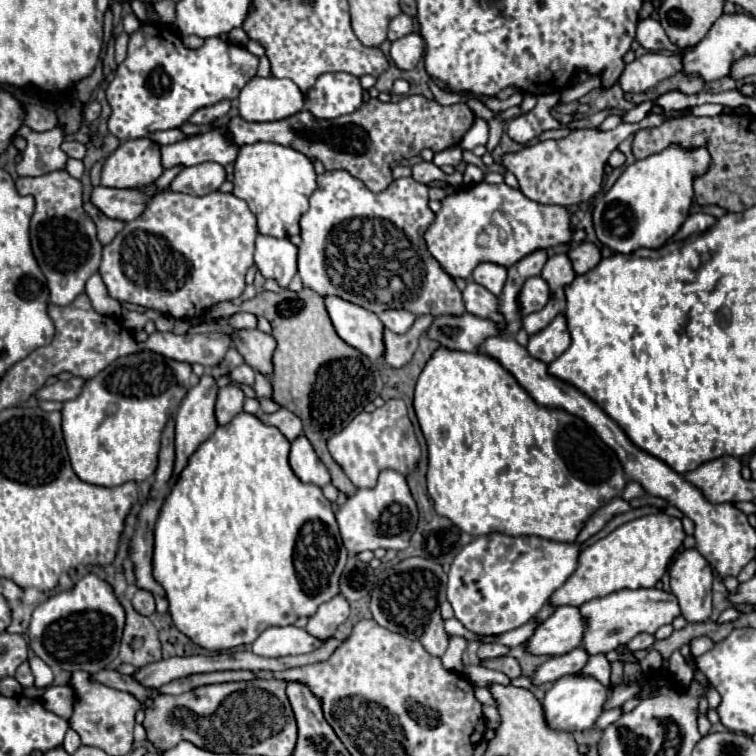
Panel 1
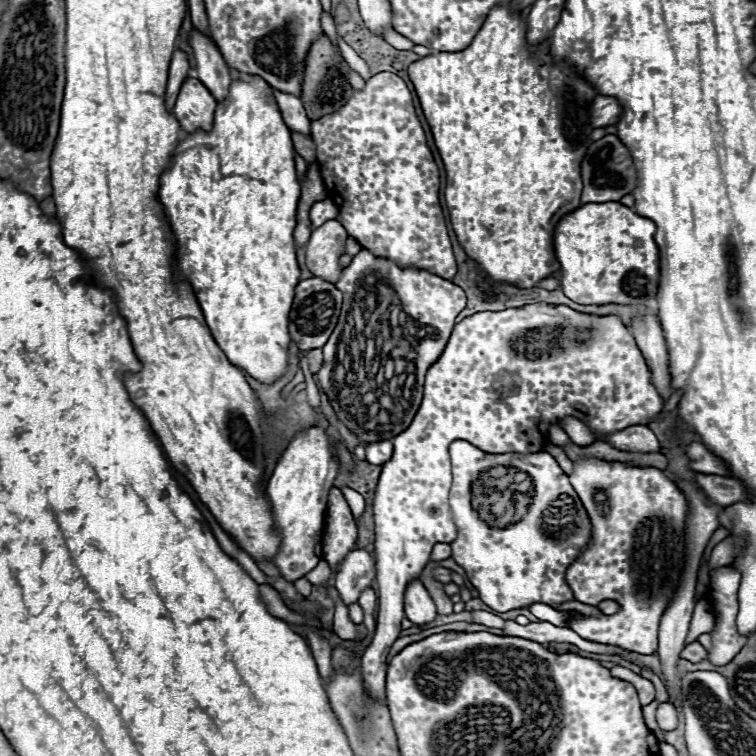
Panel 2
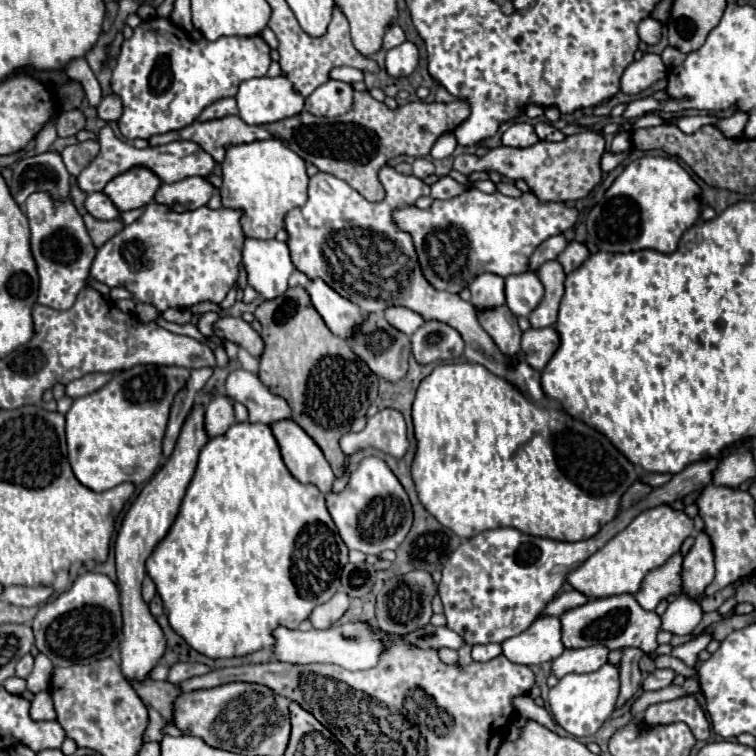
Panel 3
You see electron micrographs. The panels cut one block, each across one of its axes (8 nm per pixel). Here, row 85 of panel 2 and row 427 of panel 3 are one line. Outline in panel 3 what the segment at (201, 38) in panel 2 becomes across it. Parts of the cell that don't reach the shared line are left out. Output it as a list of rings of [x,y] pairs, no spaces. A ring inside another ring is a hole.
[[[218,394],[212,398],[204,412],[204,430],[208,438],[216,438],[228,432],[228,428],[234,424],[234,414],[232,414],[232,402],[224,394]]]

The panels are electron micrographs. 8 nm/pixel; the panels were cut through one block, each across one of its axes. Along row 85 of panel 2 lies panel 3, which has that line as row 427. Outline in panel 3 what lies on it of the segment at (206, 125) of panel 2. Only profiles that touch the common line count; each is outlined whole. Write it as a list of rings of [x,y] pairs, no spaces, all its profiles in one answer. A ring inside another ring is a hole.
[[[194,406],[190,416],[186,418],[180,438],[176,442],[176,448],[172,456],[166,460],[166,464],[156,472],[156,476],[142,488],[130,510],[126,512],[122,526],[118,530],[114,554],[116,554],[116,572],[118,572],[118,586],[120,586],[120,604],[122,604],[122,642],[120,642],[120,668],[128,682],[146,682],[150,672],[158,666],[160,658],[166,652],[166,638],[162,628],[158,626],[156,618],[150,614],[148,604],[144,602],[140,594],[142,580],[146,576],[146,560],[154,552],[160,540],[168,534],[178,510],[180,502],[184,498],[184,492],[194,476],[198,454],[206,446],[208,436],[204,432],[204,410],[200,406]]]

